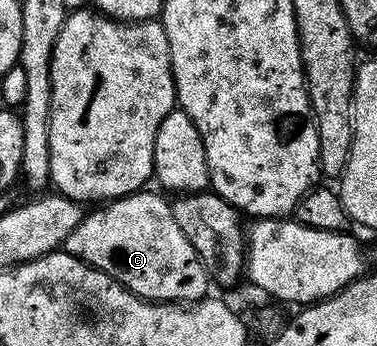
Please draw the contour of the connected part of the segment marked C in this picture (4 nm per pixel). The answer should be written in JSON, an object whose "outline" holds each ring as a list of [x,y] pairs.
{"outline":[[[140,190],[134,192],[131,196],[122,196],[119,200],[112,200],[104,203],[96,212],[88,211],[82,222],[77,226],[77,230],[73,230],[73,234],[69,234],[65,251],[71,256],[76,256],[78,260],[84,260],[86,264],[91,264],[97,270],[101,270],[105,274],[109,274],[117,282],[121,282],[123,287],[128,288],[132,294],[139,296],[142,300],[154,300],[160,304],[181,304],[189,305],[197,300],[202,300],[208,295],[207,280],[209,284],[209,273],[207,267],[201,262],[201,258],[197,254],[197,250],[193,250],[193,246],[189,242],[189,238],[185,238],[185,234],[181,234],[181,226],[177,226],[177,218],[173,218],[173,210],[170,203],[165,199],[162,200],[155,192],[147,192],[148,190]]]}

